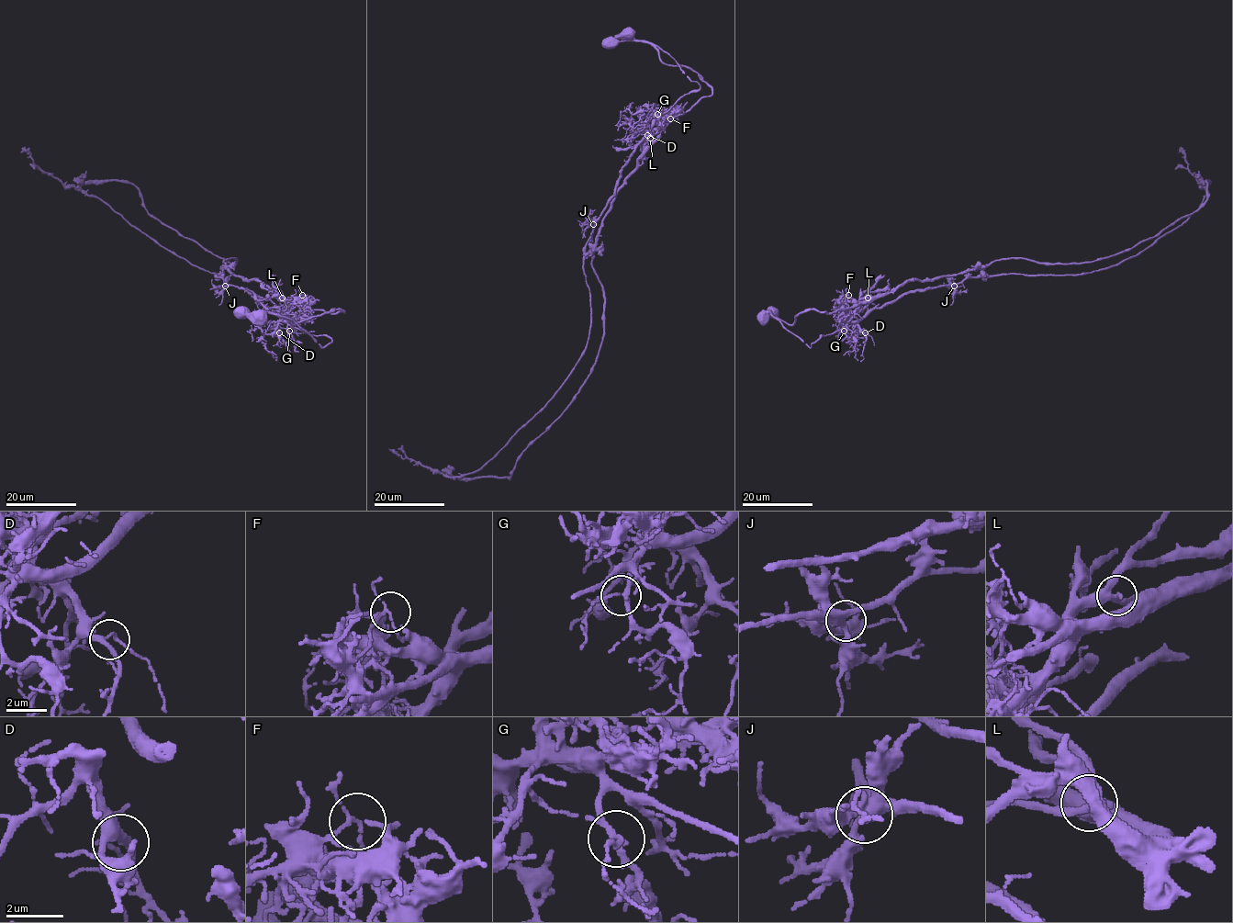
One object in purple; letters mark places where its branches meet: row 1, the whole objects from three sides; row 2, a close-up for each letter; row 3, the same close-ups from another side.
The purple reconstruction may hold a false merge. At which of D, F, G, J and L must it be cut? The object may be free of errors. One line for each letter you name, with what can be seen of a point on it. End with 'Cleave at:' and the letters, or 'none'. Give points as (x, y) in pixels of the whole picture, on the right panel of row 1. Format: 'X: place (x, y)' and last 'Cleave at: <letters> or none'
F: place (848, 295)
Cleave at: F

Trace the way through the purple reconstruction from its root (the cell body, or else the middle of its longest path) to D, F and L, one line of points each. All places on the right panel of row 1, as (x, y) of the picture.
D: (762, 316), (763, 310), (769, 311), (791, 325), (798, 313), (810, 309), (844, 309), (847, 320), (865, 332)
F: (762, 316), (763, 310), (769, 311), (791, 325), (798, 313), (810, 309), (827, 313), (844, 309), (848, 295)
L: (762, 316), (763, 310), (769, 311), (791, 325), (798, 313), (810, 309), (827, 313), (847, 309), (868, 298)

